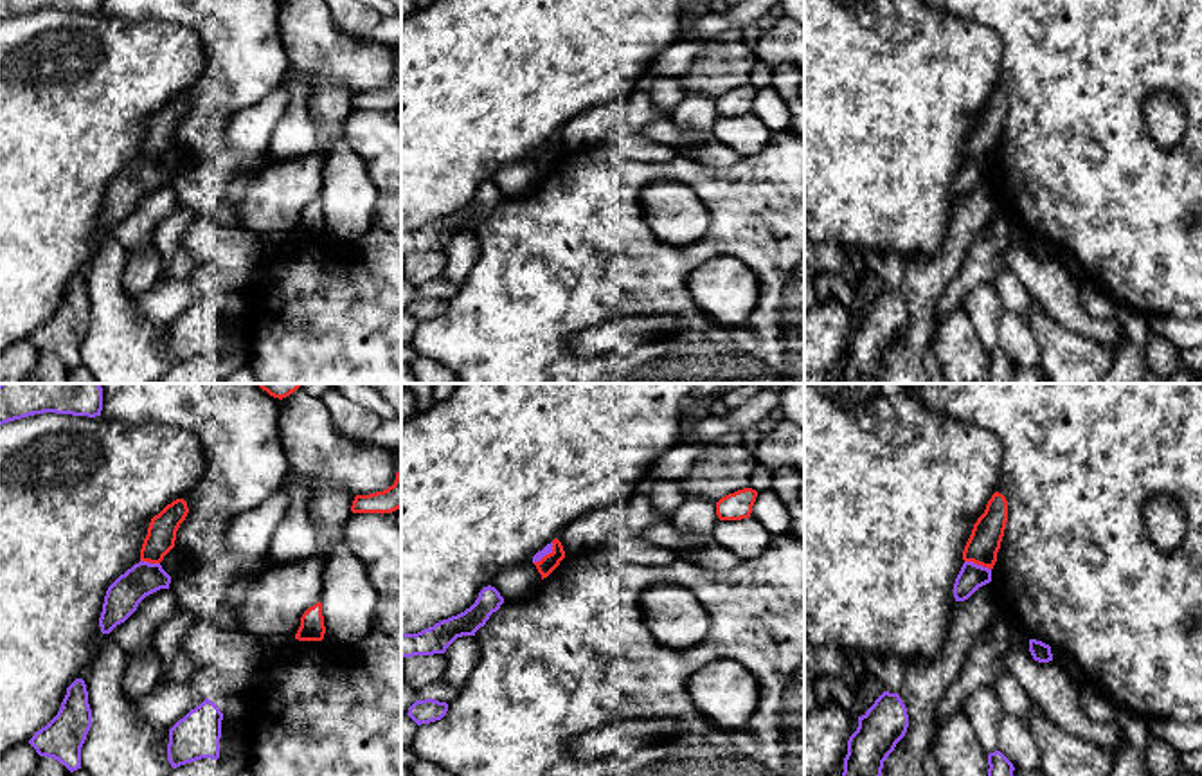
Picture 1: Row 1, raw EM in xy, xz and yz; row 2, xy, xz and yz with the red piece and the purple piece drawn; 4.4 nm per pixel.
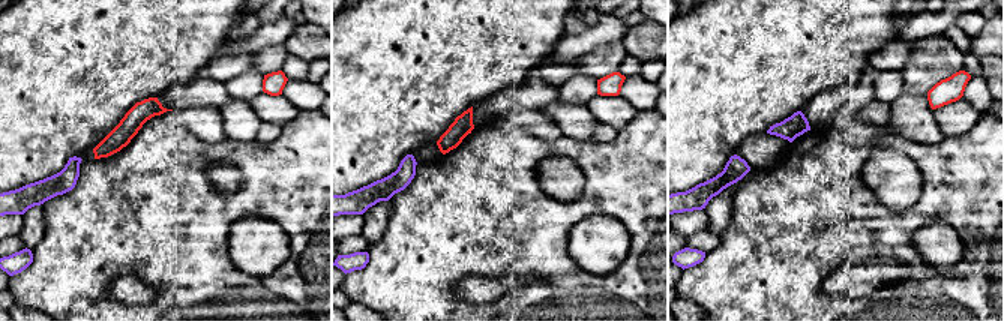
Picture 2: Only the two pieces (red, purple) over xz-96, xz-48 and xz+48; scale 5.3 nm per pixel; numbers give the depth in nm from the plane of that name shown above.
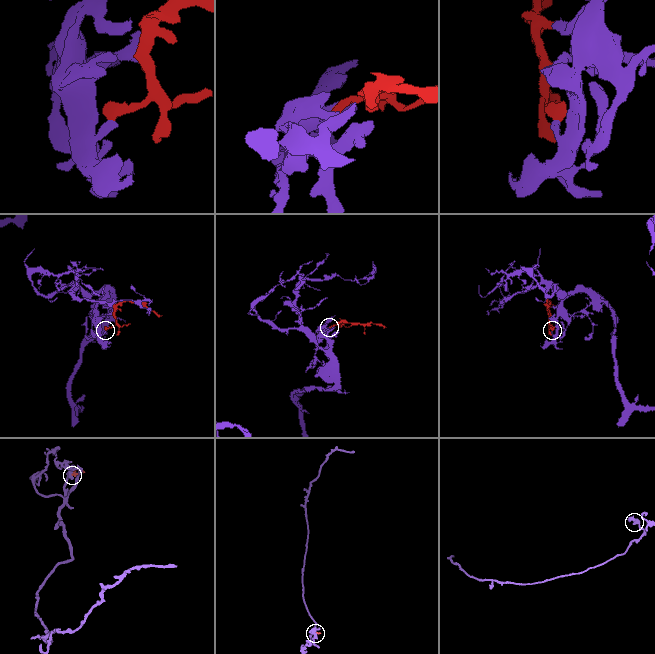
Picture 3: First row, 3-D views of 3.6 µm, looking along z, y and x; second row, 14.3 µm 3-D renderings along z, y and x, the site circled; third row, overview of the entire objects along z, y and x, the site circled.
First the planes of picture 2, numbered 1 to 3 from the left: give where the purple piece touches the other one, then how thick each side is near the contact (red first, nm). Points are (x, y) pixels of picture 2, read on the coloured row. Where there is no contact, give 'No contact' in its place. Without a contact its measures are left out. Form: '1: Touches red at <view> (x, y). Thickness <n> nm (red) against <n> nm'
1: No contact
2: No contact
3: No contact

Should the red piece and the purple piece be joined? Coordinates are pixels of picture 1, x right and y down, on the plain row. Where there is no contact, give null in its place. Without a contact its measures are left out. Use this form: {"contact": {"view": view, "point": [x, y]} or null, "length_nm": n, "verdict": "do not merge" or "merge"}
{"contact": {"view": "yz", "point": [977, 161]}, "length_nm": 130, "verdict": "do not merge"}

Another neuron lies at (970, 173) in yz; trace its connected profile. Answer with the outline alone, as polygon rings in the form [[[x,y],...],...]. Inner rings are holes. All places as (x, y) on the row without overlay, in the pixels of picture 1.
[[[964,158],[954,180],[955,198],[968,196],[979,184],[990,178],[991,166],[977,162],[973,158]]]

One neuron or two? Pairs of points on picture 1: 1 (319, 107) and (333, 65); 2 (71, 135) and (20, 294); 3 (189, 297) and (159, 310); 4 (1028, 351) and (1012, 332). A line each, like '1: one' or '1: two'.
1: two
2: one
3: one
4: one

